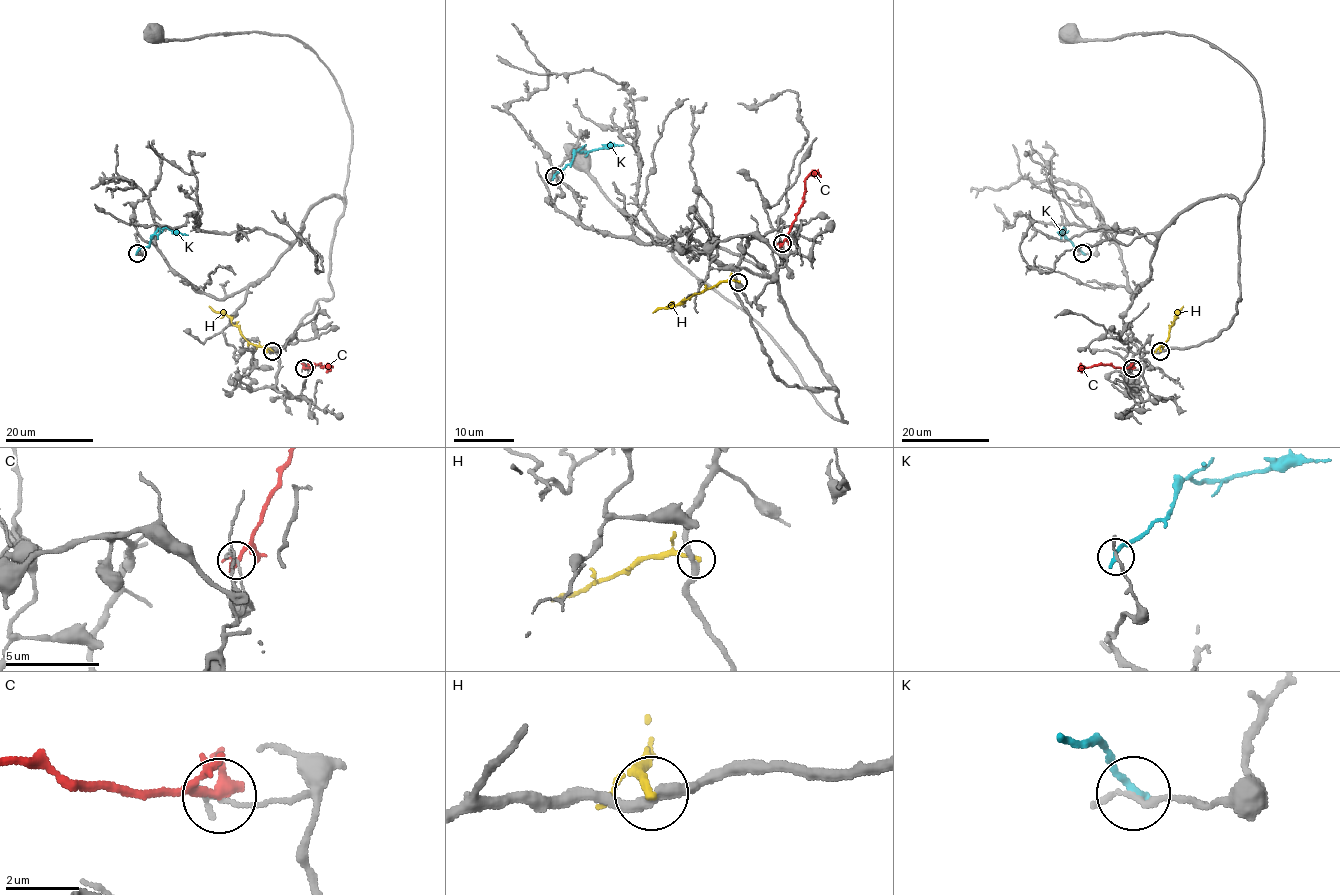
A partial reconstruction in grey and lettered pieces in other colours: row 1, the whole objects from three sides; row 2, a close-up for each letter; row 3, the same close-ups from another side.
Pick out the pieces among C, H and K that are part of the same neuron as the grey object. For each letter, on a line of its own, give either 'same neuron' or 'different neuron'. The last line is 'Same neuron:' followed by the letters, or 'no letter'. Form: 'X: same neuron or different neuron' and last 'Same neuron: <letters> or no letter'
C: different neuron
H: different neuron
K: different neuron
Same neuron: no letter

